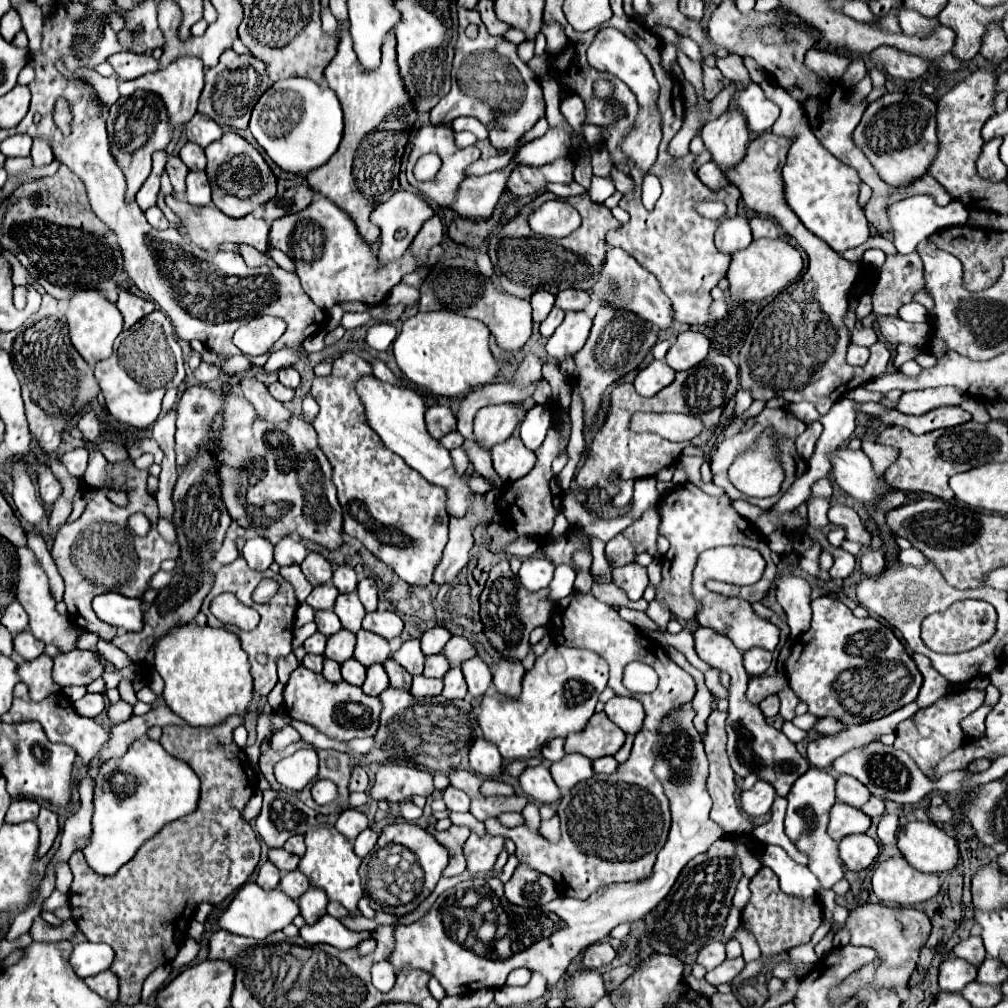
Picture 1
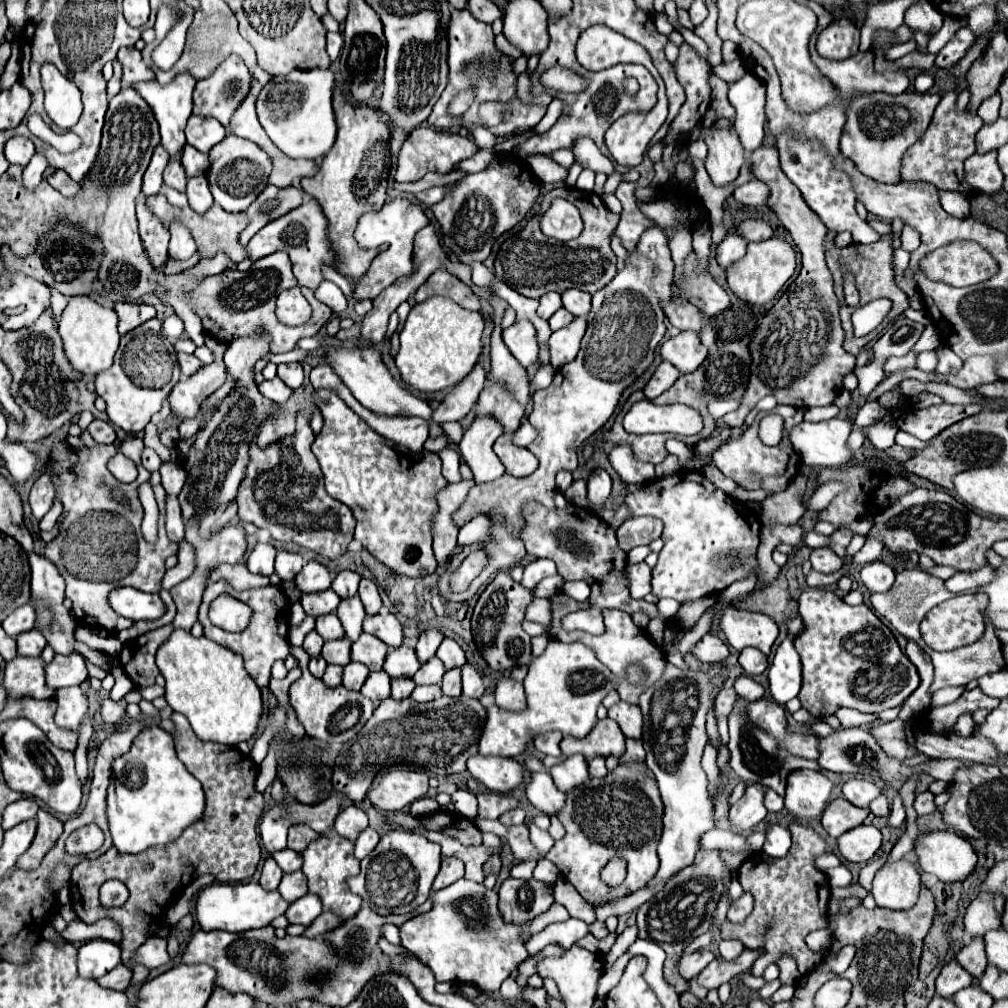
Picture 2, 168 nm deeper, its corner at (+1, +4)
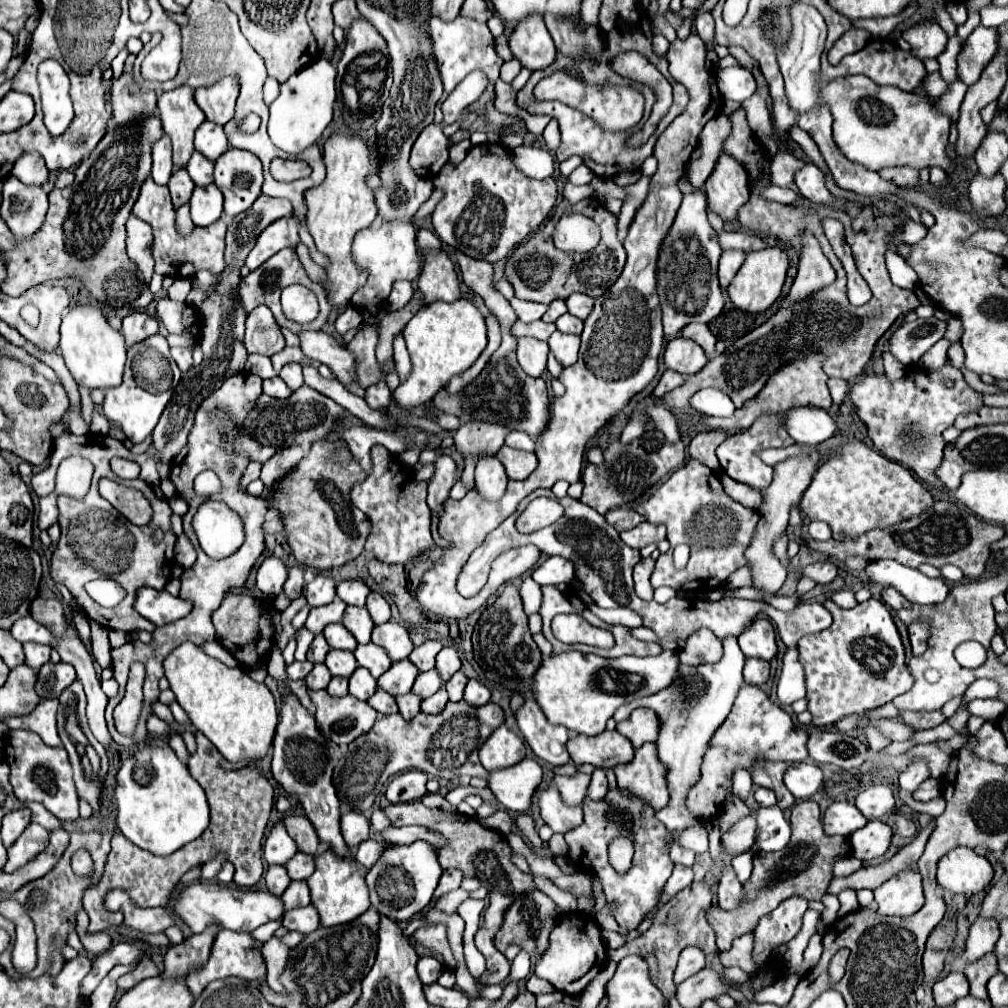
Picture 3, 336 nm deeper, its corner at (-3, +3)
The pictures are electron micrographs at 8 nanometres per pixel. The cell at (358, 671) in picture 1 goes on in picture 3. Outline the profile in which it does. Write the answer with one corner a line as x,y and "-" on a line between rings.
358,667
350,677
348,693
362,699
362,701
368,701
376,693
376,679
370,677
370,673
366,673
366,669

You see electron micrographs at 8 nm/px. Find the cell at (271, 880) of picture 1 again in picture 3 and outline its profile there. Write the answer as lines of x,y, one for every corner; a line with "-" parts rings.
282,865
268,867
268,871
266,871
266,887
268,887
270,893
274,893
274,895
280,897
286,891
286,887
290,885
290,881
292,879
288,877
286,867
282,867

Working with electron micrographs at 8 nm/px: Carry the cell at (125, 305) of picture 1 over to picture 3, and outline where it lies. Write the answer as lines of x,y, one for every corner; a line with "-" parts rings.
132,311
122,321
122,333
126,337
126,345
132,347
138,341
144,341
146,337
152,337
158,333
158,321
144,311

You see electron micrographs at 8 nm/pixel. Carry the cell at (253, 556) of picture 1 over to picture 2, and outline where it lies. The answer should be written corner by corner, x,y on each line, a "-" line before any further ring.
256,542
254,550
248,556
248,570
252,574
262,574
262,576
270,576
274,572
274,556
276,556
276,548
272,544
264,544
264,542

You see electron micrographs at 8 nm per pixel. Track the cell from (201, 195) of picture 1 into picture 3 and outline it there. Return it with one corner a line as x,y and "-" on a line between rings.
216,185
196,187
190,199
190,211
192,211
194,225
206,227
218,221
222,215
222,203
224,203
222,191

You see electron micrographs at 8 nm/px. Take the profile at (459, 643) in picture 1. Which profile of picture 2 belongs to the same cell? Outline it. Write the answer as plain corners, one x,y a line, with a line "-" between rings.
444,638
444,640
442,640
436,656
444,662
446,670
460,668
460,666
466,664
466,656
464,656
462,646
460,646
456,640
452,640
452,638

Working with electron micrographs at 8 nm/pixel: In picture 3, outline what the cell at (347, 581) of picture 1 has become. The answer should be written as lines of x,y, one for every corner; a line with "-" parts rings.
354,579
354,581
340,581
340,583
336,585
336,593
338,593
338,597
340,597
346,605
364,607
370,589
368,589
368,585
366,585
364,581

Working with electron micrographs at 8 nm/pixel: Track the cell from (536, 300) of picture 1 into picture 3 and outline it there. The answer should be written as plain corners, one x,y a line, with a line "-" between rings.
554,301
554,303
550,303
548,305
548,311
544,313
544,317
542,317
542,321
544,323
554,323
558,317
562,317
566,313
566,303
564,301

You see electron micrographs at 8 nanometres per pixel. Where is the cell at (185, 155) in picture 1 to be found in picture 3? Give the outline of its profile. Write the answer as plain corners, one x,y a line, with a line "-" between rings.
194,151
194,155
192,155
186,171
190,173
192,181
194,181
198,187
206,187
206,185
214,183
214,177
212,177
212,173
214,173
214,163
212,163
210,159
206,159
204,155
200,155
198,151

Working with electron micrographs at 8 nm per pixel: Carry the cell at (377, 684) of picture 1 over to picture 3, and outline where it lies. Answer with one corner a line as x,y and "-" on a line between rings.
378,689
370,699
368,703
380,713
380,715
392,715
392,713
398,713
398,705
396,705
396,699
390,697
386,691

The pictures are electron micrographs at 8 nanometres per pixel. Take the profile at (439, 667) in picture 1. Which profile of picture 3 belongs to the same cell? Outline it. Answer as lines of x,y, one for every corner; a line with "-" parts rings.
430,669
430,671
420,673
420,675
416,677
414,687
412,687
412,693
420,695
420,697
424,699
424,697
434,695
434,693
436,693
440,687
442,687
442,679
440,679
438,671
436,671
436,669

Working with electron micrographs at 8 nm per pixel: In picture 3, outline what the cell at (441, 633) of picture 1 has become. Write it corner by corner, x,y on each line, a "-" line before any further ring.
424,641
420,647
414,647
414,651
410,653
410,661
418,667
418,671
430,671
434,669
434,659
440,649
440,641

